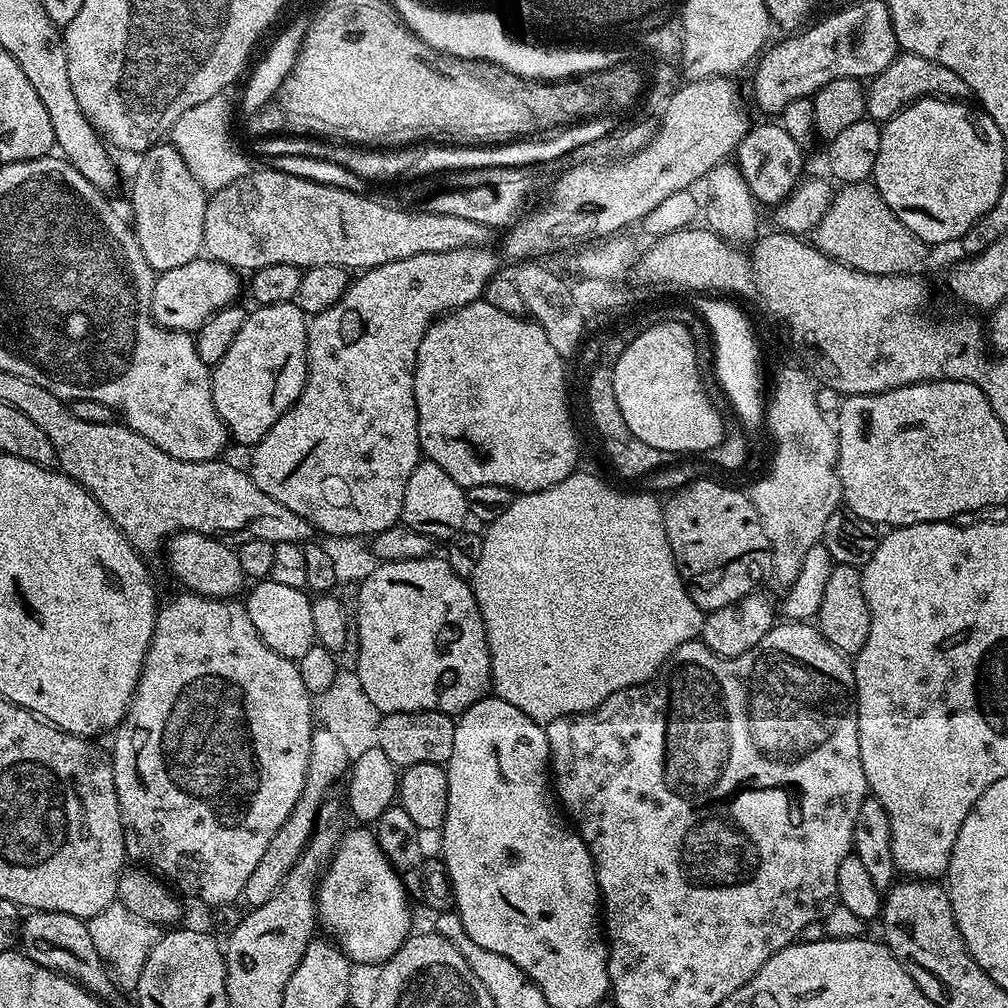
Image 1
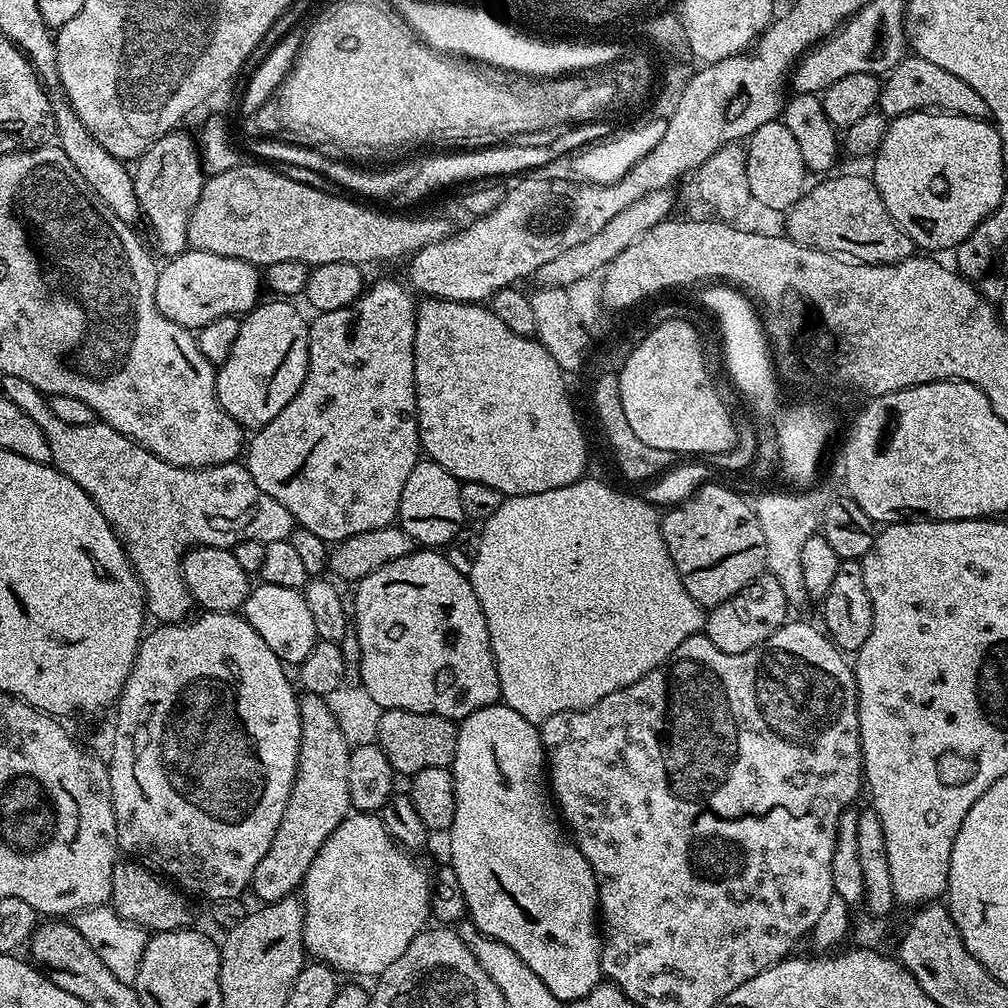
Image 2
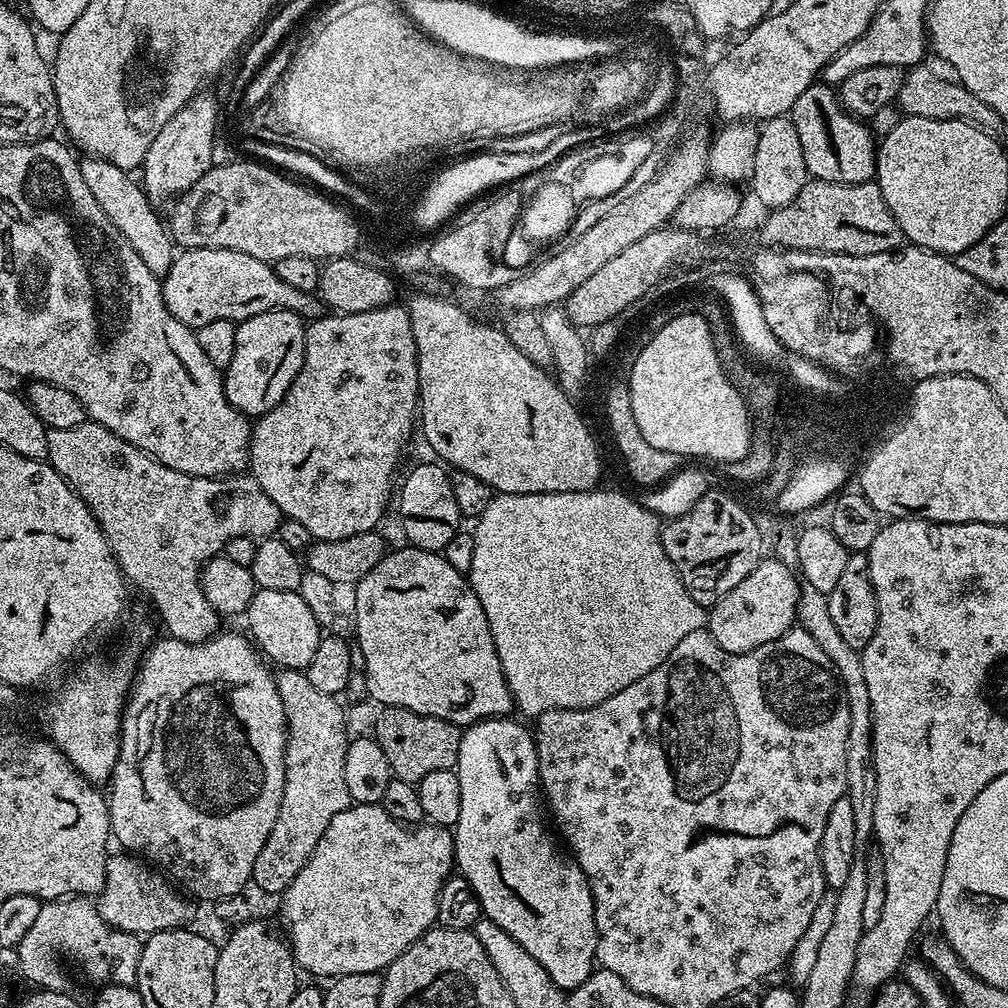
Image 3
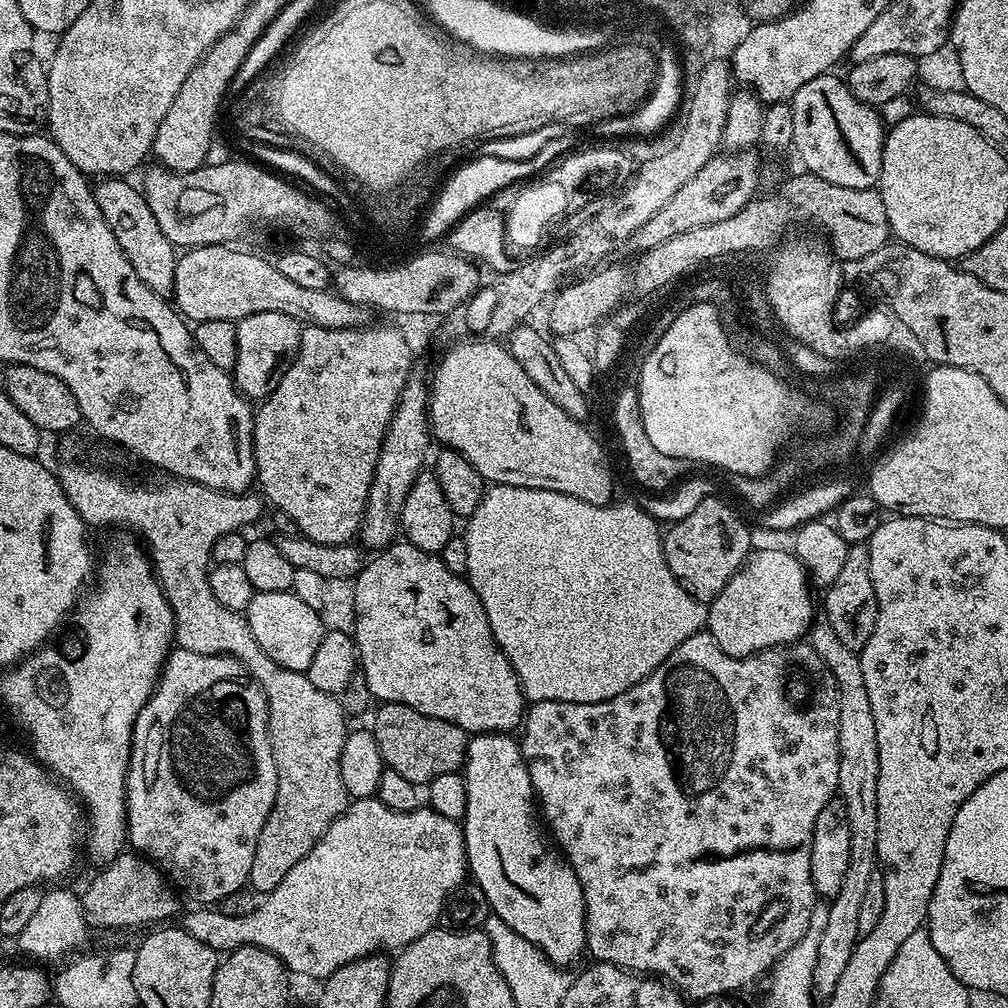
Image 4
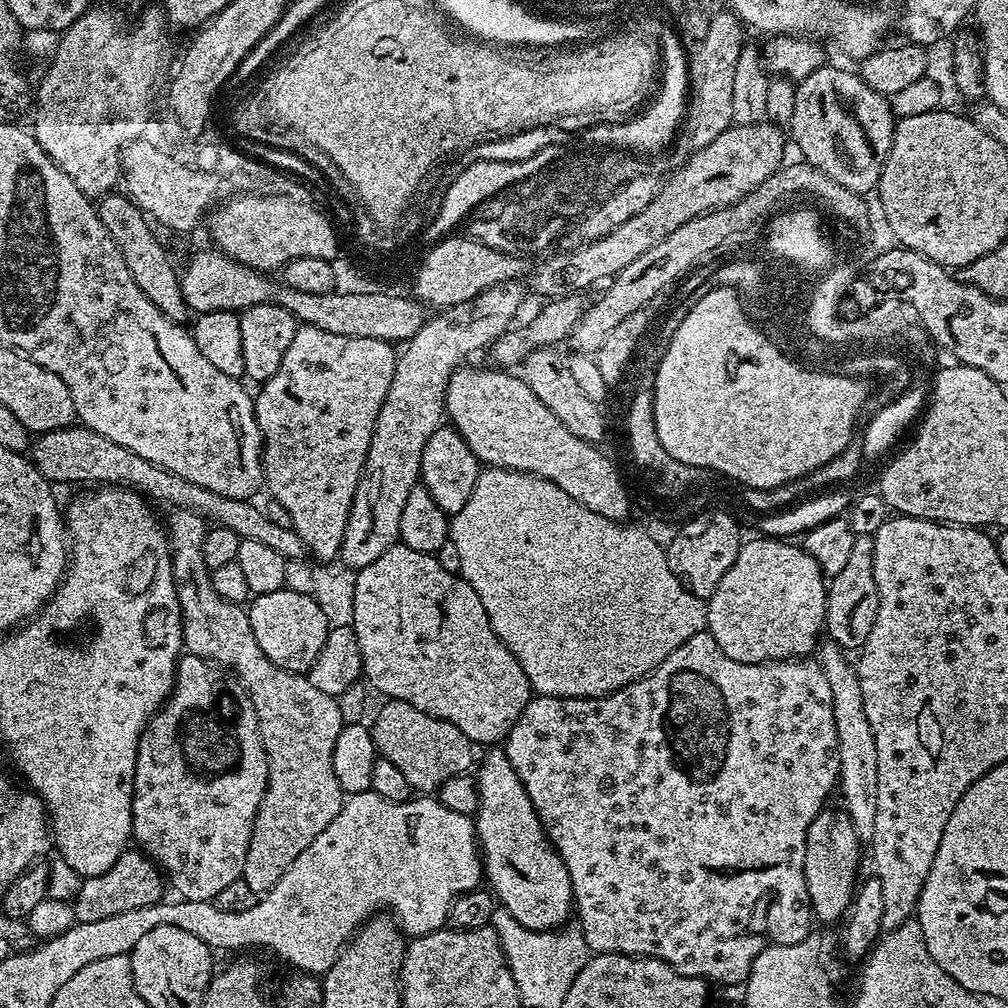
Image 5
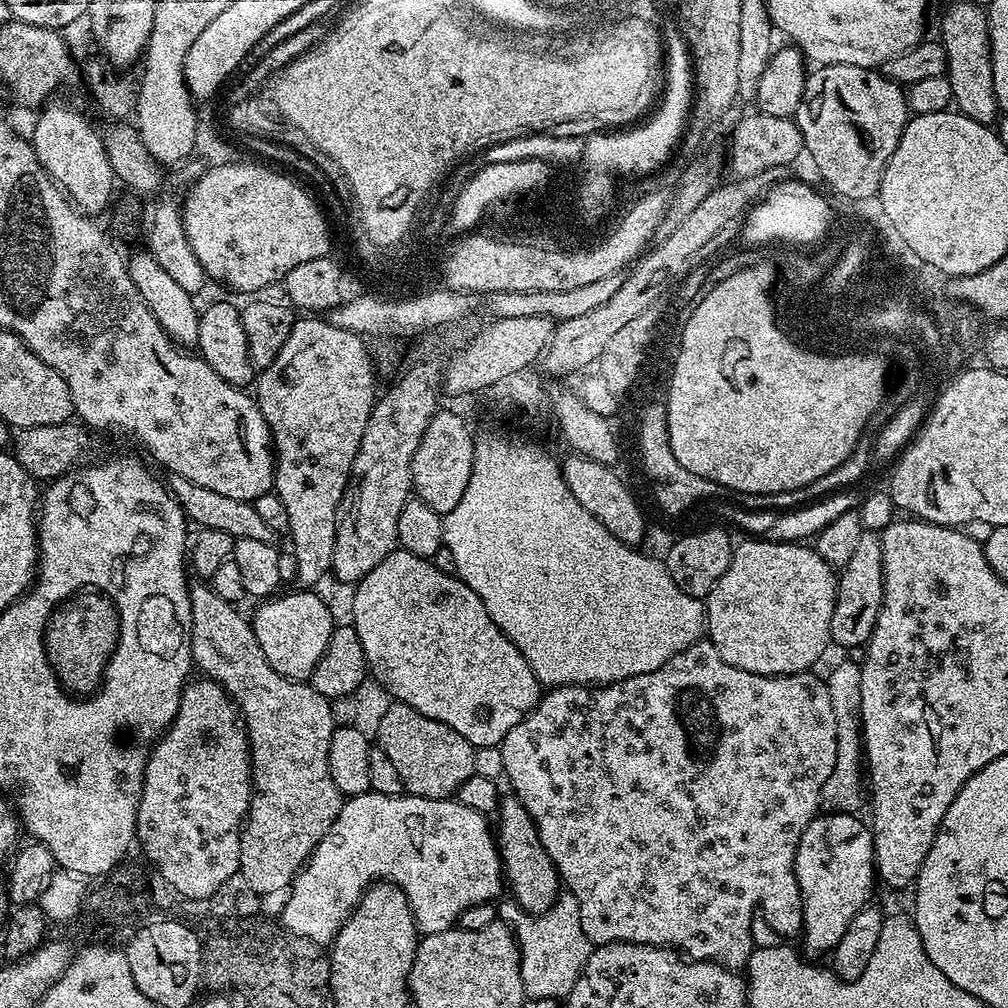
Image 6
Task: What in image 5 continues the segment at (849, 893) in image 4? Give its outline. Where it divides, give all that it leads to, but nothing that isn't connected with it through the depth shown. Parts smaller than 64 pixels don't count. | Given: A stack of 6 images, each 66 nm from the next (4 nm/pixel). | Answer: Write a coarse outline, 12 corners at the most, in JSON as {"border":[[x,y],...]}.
{"border":[[849,653],[818,663],[838,734],[838,796],[861,845],[878,815],[878,745]]}

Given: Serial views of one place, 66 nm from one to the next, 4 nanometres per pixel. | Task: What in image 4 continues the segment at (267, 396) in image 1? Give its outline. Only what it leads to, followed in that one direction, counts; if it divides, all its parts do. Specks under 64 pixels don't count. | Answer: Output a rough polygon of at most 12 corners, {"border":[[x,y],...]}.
{"border":[[290,314],[235,321],[236,389],[265,400],[296,357]]}

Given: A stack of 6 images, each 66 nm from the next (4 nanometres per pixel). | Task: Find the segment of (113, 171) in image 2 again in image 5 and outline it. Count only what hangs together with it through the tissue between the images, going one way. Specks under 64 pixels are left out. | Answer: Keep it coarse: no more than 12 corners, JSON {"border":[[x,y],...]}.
{"border":[[127,195],[99,201],[138,290],[177,322],[190,309],[153,225]]}

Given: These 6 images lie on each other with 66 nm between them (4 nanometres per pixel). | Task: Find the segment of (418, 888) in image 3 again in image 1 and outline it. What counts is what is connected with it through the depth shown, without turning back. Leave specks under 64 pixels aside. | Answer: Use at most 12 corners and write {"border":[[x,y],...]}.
{"border":[[345,831],[316,915],[353,965],[383,965],[412,924],[401,873]]}

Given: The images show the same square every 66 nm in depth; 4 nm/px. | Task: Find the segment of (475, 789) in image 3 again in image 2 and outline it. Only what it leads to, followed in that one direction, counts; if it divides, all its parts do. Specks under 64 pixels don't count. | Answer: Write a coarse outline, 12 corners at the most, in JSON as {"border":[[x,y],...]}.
{"border":[[459,721],[467,919],[561,1002],[602,980],[596,876],[540,729]]}

